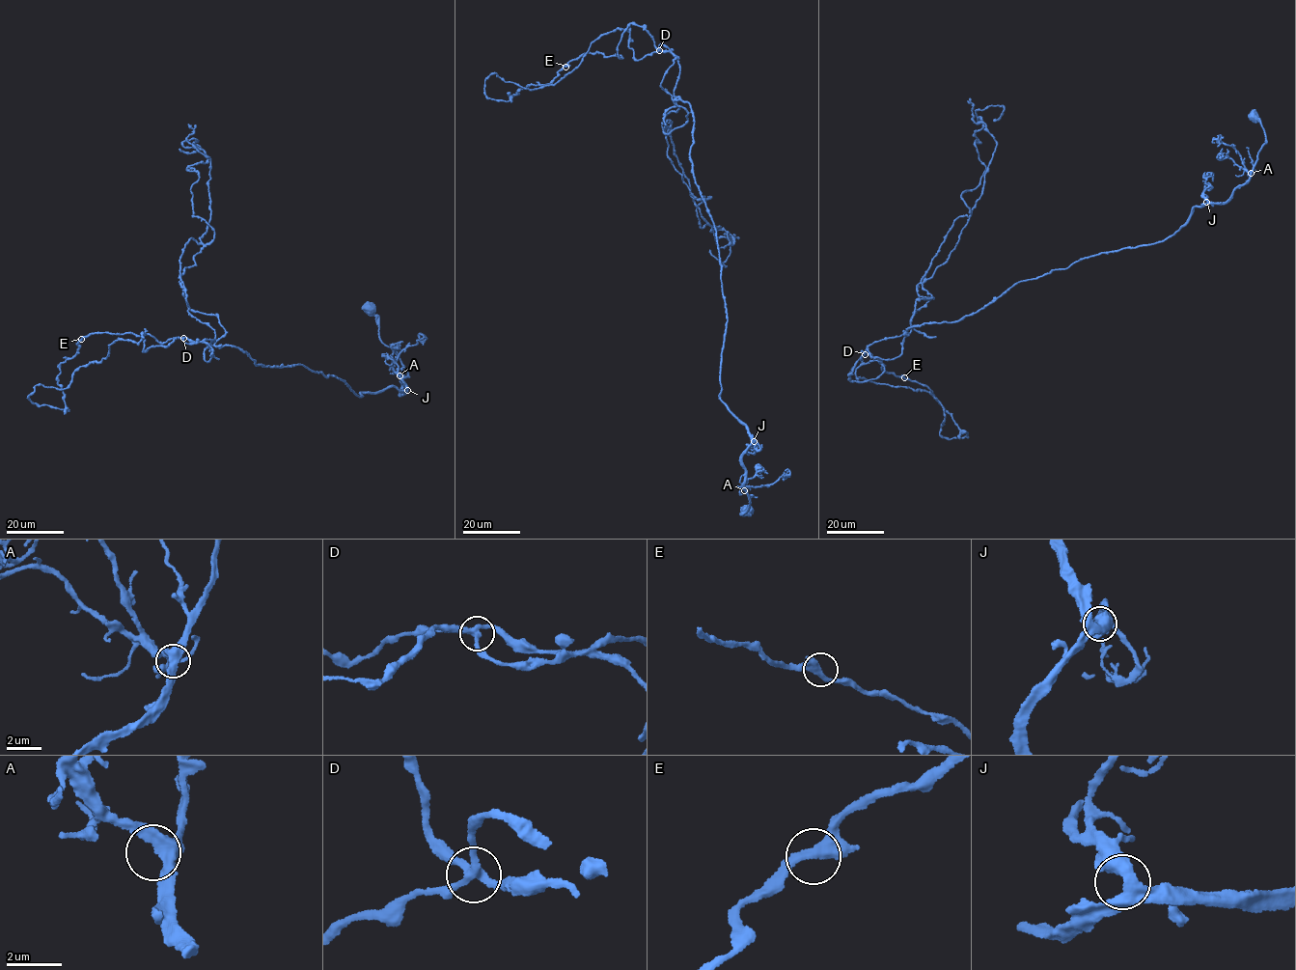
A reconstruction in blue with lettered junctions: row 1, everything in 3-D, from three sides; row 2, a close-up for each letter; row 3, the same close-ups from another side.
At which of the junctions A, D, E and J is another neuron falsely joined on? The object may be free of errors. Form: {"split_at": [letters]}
{"split_at": ["D"]}

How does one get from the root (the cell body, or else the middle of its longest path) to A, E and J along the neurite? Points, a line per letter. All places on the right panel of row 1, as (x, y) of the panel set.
A: (1253, 116), (1260, 122), (1266, 140), (1251, 173)
E: (1253, 116), (1266, 140), (1228, 199), (873, 342), (849, 379), (880, 362), (904, 377)
J: (1253, 116), (1260, 122), (1266, 140), (1249, 180), (1225, 202), (1206, 202)

